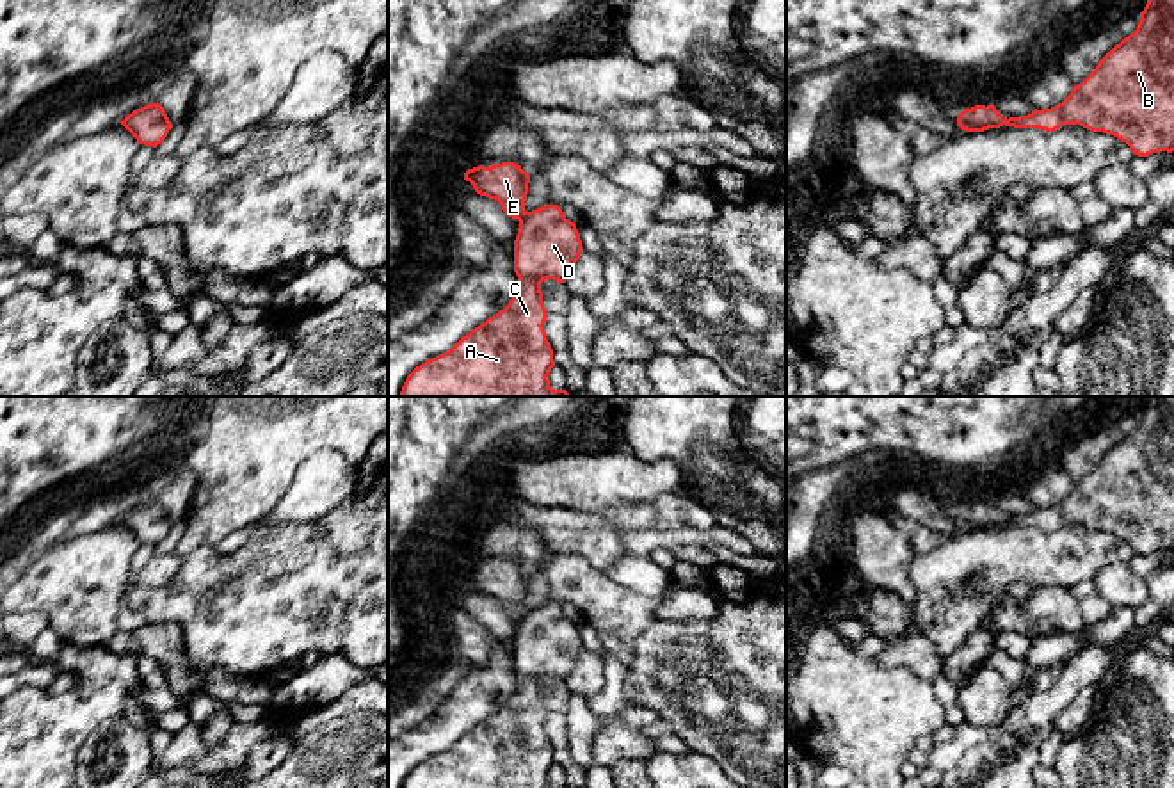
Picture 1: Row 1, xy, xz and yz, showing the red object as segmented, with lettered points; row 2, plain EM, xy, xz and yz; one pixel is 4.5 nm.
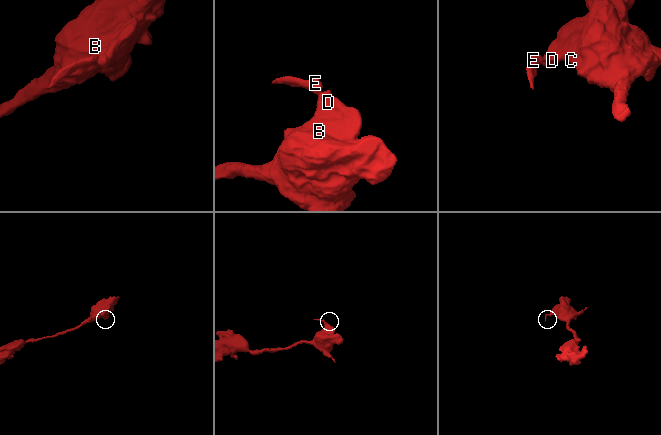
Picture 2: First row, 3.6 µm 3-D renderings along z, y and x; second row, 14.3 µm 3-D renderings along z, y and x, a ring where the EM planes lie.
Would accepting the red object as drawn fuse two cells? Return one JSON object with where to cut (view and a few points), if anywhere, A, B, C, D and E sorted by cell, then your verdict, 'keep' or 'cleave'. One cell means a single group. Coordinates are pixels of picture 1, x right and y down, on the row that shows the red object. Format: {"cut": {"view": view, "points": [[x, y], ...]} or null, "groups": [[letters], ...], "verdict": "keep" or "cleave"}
{"cut": {"view": "xz", "points": [[525, 212], [518, 219]]}, "groups": [["A", "B", "C", "D"], ["E"]], "verdict": "cleave"}

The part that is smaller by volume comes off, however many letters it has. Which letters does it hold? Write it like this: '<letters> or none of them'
E

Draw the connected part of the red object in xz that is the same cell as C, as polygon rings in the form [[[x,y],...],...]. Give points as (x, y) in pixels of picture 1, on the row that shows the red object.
[[[544,205],[525,212],[514,240],[514,272],[519,283],[516,295],[446,352],[416,366],[407,375],[400,397],[571,397],[566,390],[550,386],[548,375],[555,361],[544,331],[541,283],[566,283],[582,251],[576,224],[564,215],[562,206]]]

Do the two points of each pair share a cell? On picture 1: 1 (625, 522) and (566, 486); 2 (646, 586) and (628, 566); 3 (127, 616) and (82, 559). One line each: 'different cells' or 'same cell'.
1: different cells
2: same cell
3: different cells

